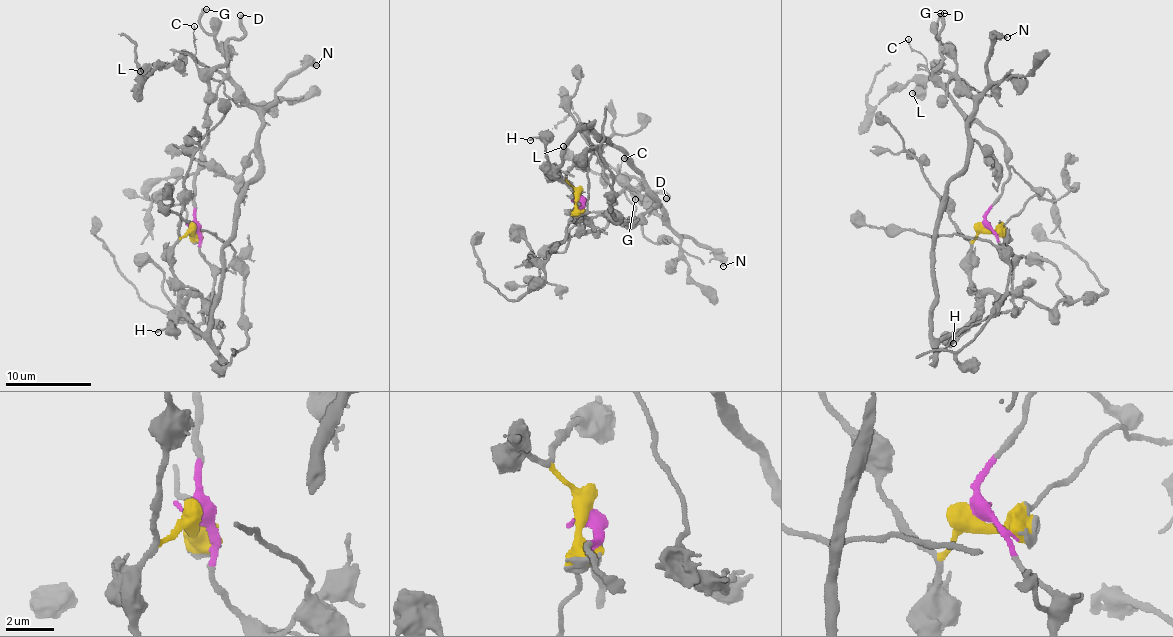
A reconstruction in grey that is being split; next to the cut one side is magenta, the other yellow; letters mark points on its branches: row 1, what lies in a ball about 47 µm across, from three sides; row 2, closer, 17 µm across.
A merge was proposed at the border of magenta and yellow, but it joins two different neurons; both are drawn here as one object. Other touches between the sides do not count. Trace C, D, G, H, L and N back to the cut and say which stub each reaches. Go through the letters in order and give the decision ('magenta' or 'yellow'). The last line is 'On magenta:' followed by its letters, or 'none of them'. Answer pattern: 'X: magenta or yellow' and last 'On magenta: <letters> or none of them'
C: magenta
D: magenta
G: yellow
H: yellow
L: yellow
N: yellow
On magenta: C, D

